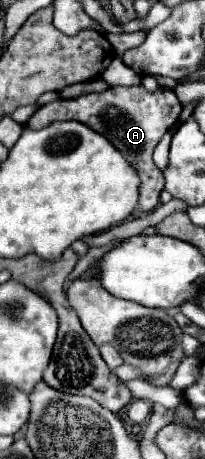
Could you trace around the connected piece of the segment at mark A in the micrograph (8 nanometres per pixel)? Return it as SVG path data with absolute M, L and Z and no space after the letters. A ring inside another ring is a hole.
M114 86L104 92L84 94L74 100L56 100L40 106L40 110L28 120L30 128L46 128L58 120L78 120L98 134L106 136L122 156L134 166L140 178L140 200L138 208L144 212L152 212L160 204L160 192L164 188L162 170L154 164L152 152L160 138L174 126L182 112L182 104L178 96L170 88L158 88L150 94L144 86Z

